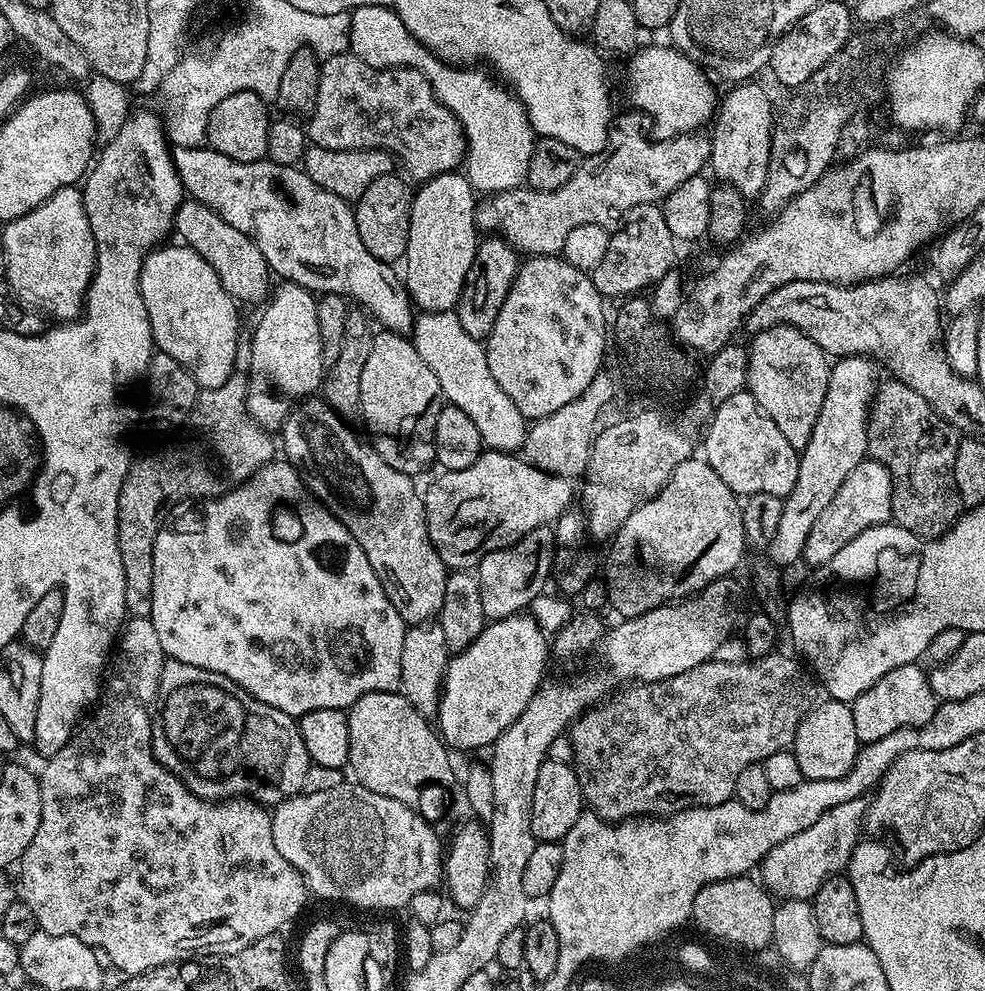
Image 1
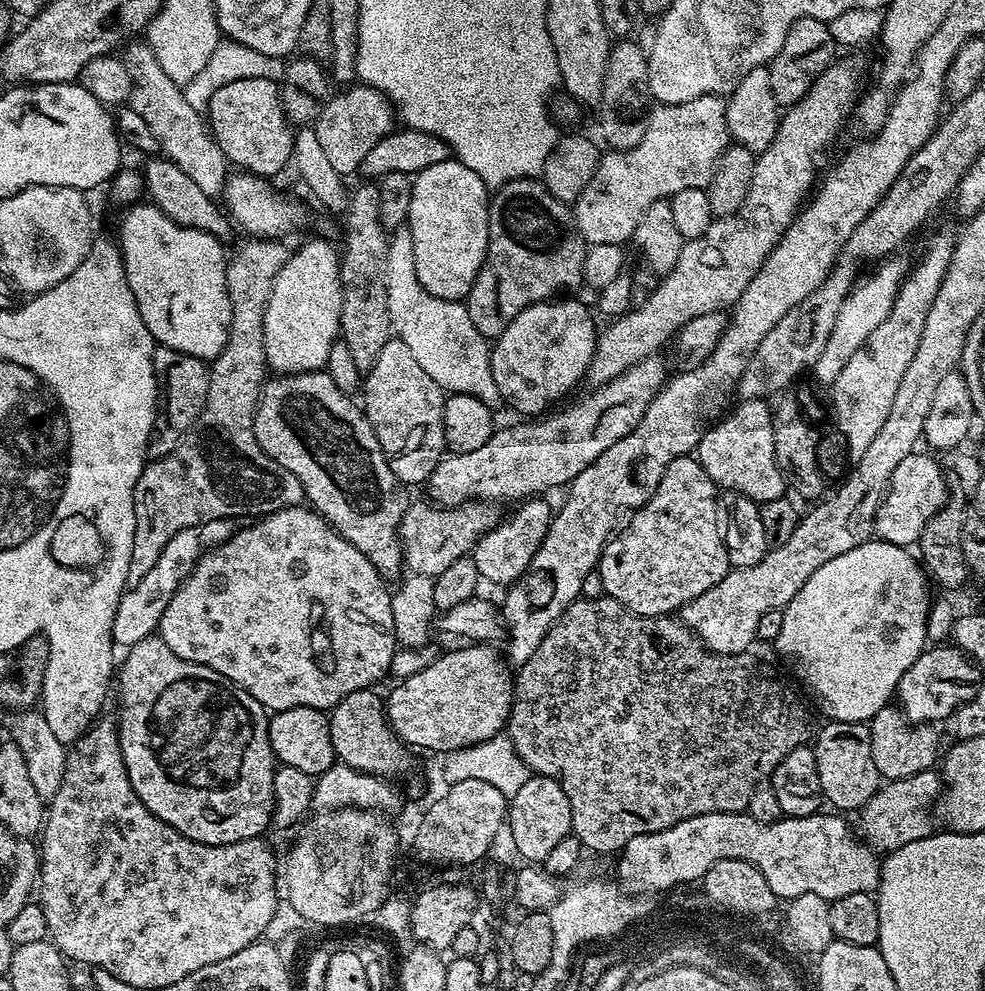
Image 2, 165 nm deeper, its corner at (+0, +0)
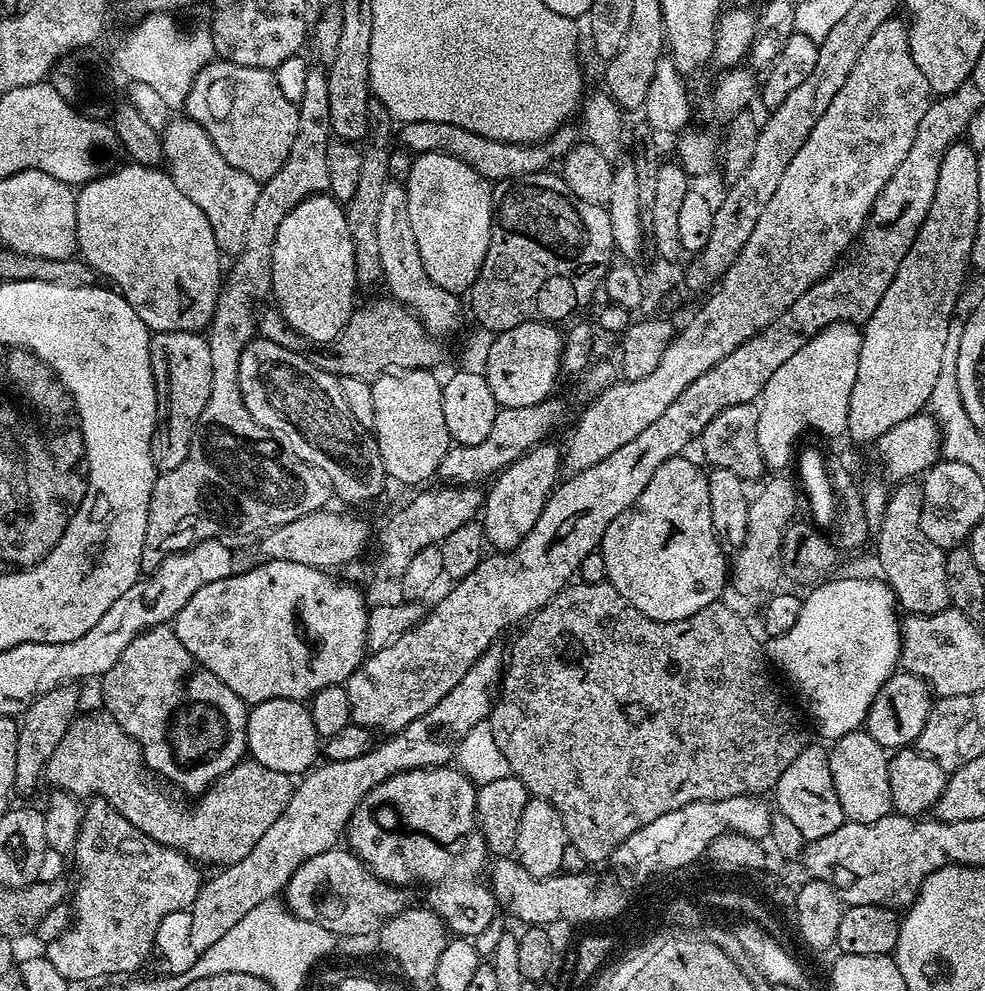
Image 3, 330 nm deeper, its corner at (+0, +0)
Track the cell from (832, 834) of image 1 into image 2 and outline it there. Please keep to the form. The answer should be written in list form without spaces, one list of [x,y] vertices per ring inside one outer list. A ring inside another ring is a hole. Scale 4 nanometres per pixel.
[[[936,770],[919,772],[910,778],[887,781],[887,783],[877,790],[874,794],[874,798],[870,798],[870,802],[866,802],[866,806],[859,809],[859,835],[869,848],[880,854],[893,852],[902,846],[906,846],[910,842],[918,842],[918,838],[926,838],[927,836],[933,835],[934,827],[932,828],[932,816],[934,820],[934,805],[939,801],[941,791],[942,776],[941,773]]]

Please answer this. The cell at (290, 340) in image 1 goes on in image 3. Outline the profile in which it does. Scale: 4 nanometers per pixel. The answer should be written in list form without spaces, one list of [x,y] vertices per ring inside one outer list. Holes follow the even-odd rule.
[[[321,194],[319,196],[308,196],[298,206],[294,206],[294,210],[290,214],[286,214],[286,218],[282,218],[282,226],[276,228],[276,237],[274,238],[274,254],[272,255],[272,291],[271,295],[276,296],[275,307],[282,314],[282,318],[289,324],[297,334],[305,341],[313,340],[316,344],[331,345],[339,336],[340,332],[346,326],[346,322],[352,317],[354,311],[354,303],[352,299],[356,296],[358,285],[356,282],[356,263],[354,262],[354,242],[350,238],[350,226],[348,225],[348,217],[345,209],[342,207],[341,201],[333,200],[331,195]]]

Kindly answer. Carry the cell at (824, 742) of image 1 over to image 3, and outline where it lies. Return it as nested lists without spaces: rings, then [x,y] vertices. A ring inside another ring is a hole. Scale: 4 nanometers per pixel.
[[[857,730],[831,741],[828,748],[830,775],[834,777],[834,791],[842,802],[845,817],[853,824],[878,822],[893,811],[890,794],[889,753],[866,730]]]

